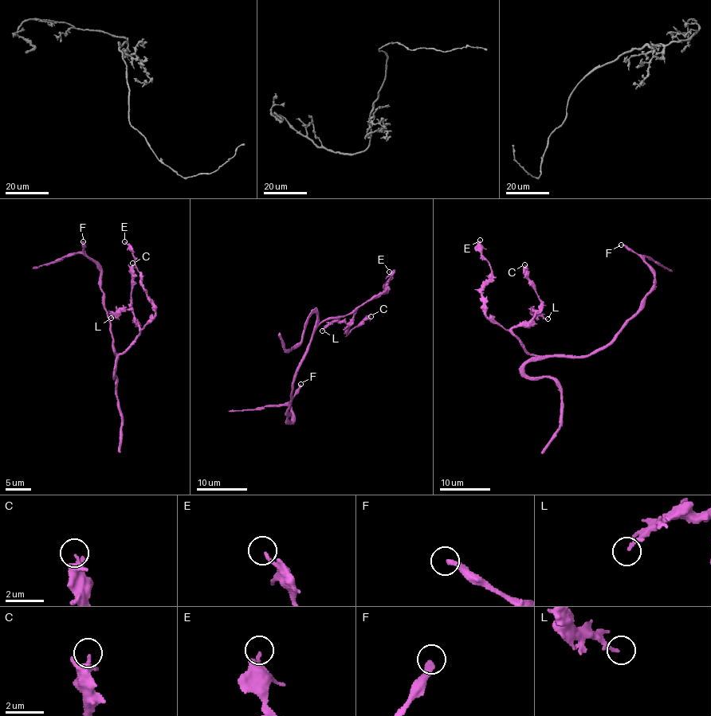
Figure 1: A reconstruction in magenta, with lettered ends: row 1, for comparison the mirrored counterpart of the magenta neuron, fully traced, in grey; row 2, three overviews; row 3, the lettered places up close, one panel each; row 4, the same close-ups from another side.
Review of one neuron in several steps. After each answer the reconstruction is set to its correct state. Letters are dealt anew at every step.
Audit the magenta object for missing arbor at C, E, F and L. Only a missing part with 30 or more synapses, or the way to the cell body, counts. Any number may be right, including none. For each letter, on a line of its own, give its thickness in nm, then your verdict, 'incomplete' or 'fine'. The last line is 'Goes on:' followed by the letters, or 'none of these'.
C: 280 nm | fine
E: 150 nm | fine
F: 320 nm | incomplete
L: 170 nm | fine
Goes on: F

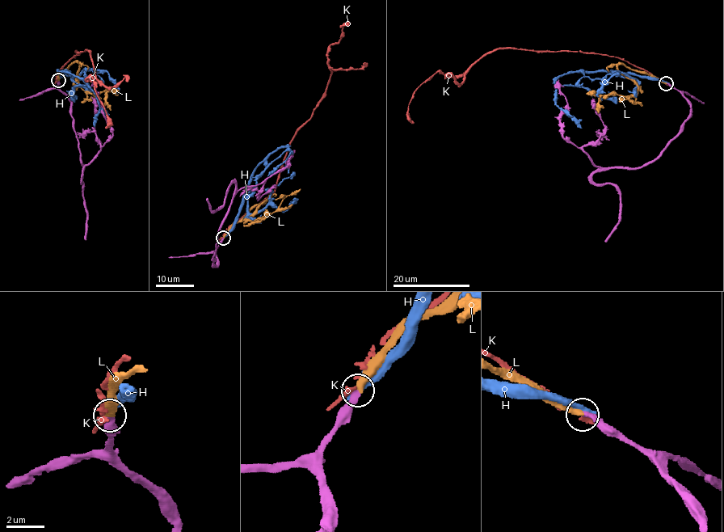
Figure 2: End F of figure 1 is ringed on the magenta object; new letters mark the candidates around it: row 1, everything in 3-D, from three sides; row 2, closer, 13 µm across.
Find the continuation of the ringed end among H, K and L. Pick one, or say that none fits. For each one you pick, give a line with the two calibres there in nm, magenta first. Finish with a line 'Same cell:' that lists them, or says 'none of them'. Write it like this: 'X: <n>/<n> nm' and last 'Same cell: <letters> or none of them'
L: 360/340 nm
Same cell: L

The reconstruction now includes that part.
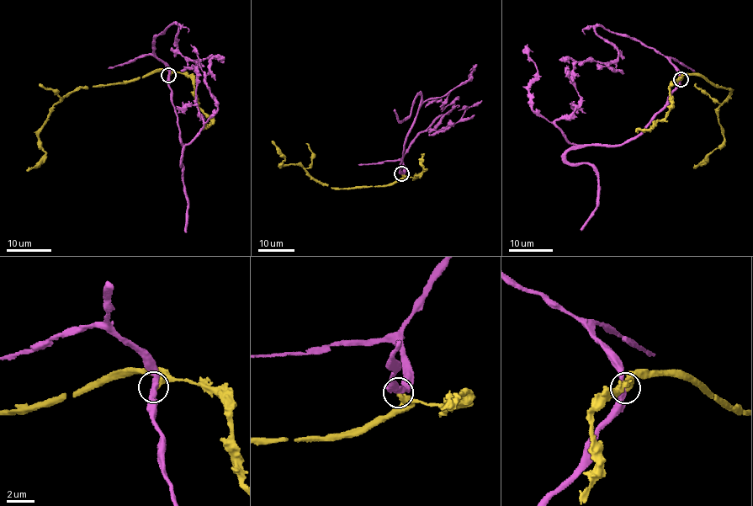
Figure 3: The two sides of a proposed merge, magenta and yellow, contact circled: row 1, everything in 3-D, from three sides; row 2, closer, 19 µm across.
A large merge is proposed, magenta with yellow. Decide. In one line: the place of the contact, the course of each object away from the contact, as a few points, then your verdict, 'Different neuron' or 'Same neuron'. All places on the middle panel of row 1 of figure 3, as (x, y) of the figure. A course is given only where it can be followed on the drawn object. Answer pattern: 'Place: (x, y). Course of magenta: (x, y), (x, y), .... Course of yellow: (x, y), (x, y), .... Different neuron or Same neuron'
Place: (401, 173). Course of magenta: (401, 174), (402, 153), (418, 109), (472, 79), (471, 74), (469, 77), (474, 69), (473, 65). Course of yellow: (401, 174), (389, 184), (332, 188), (322, 185), (300, 166), (279, 167), (283, 154), (271, 141). Different neuron

